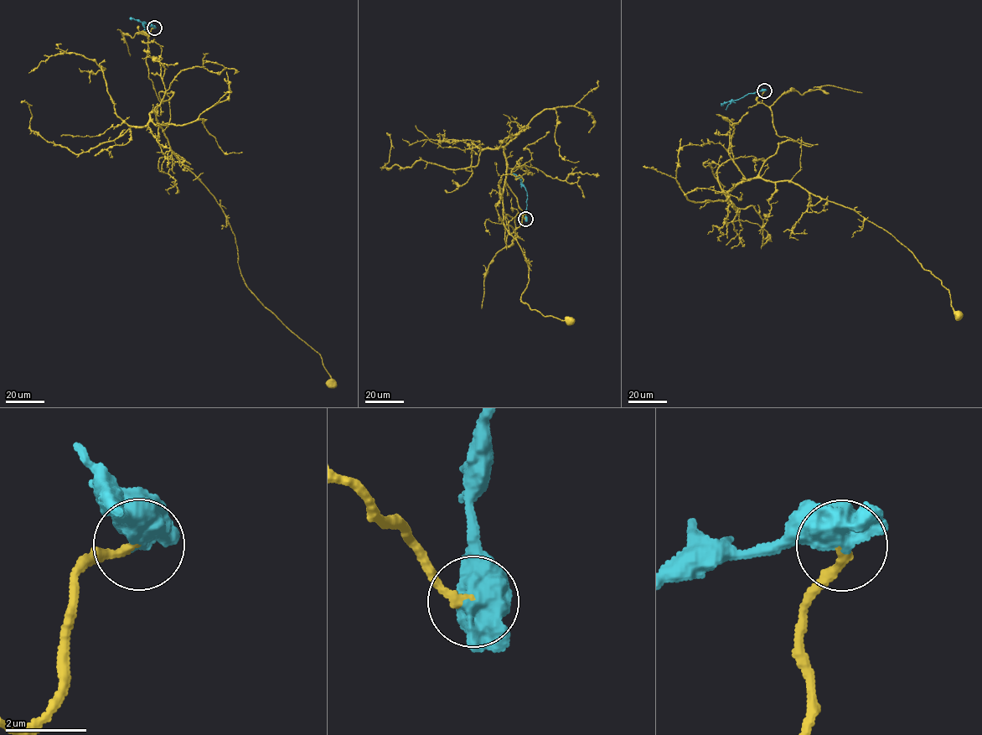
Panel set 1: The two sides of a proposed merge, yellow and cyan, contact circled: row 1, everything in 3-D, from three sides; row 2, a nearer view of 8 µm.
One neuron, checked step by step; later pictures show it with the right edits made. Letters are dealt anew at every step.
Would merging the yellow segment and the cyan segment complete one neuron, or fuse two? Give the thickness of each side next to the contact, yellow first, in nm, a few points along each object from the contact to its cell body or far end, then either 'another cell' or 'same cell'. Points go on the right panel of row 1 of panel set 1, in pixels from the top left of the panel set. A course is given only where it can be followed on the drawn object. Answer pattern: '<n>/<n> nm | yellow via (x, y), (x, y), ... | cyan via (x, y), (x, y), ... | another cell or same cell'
180/650 nm | yellow via (764, 90), (776, 133), (812, 146), (783, 142), (759, 176), (797, 183), (883, 228), (941, 280), (958, 316) | cyan via (764, 90), (748, 93), (720, 104) | same cell

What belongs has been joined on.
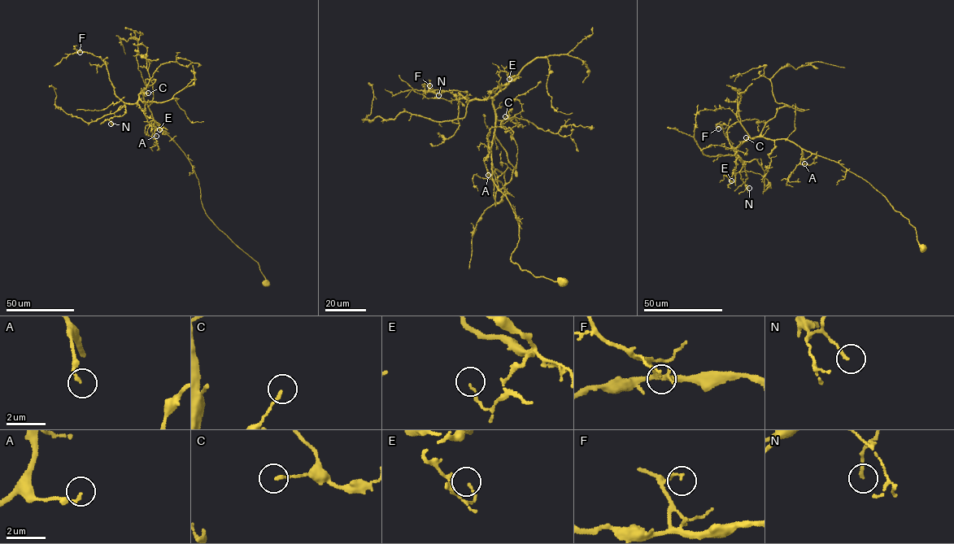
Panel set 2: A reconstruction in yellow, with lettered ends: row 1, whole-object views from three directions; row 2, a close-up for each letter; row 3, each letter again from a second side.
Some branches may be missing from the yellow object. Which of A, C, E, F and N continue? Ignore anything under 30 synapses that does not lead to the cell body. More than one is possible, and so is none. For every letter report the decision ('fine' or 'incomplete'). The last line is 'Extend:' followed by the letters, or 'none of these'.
A: fine
C: fine
E: fine
F: fine
N: fine
Extend: none of these

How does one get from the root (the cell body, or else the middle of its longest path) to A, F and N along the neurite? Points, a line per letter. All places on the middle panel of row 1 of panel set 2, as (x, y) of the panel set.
A: (563, 280), (537, 277), (511, 261), (520, 238), (520, 224), (506, 197), (487, 170), (488, 175)
F: (563, 280), (537, 277), (510, 259), (520, 224), (491, 176), (492, 98), (459, 93), (459, 100), (429, 85)
N: (563, 280), (537, 277), (510, 259), (520, 224), (491, 176), (492, 98), (468, 102), (458, 90), (438, 95)

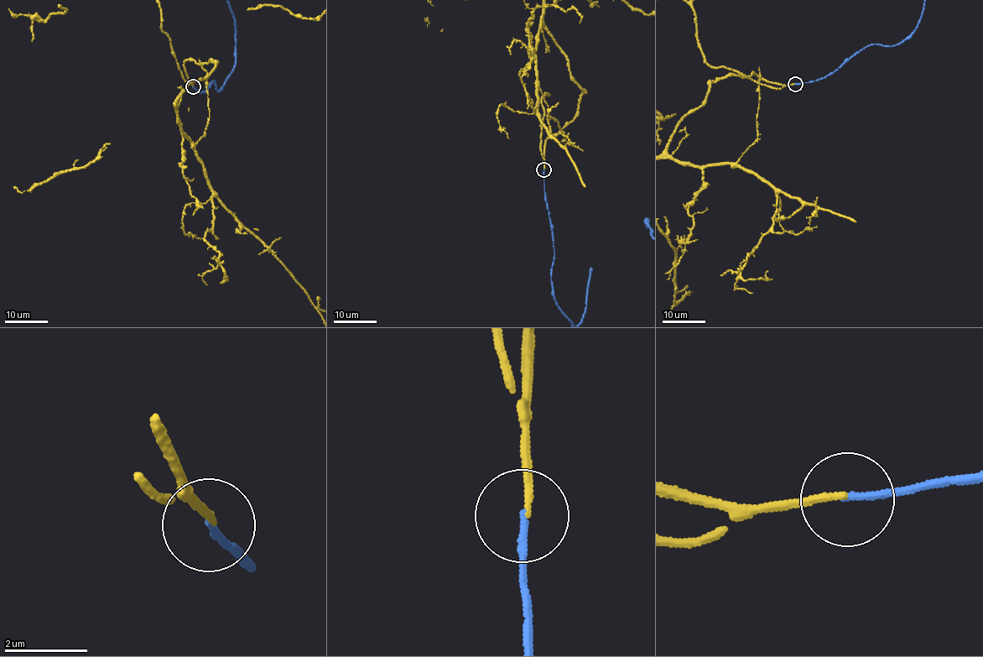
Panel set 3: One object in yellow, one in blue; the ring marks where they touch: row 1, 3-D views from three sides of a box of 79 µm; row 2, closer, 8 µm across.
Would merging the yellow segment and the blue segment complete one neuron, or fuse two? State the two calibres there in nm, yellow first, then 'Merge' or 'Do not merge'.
Thickness 170 nm (yellow) against 170 nm. Merge

